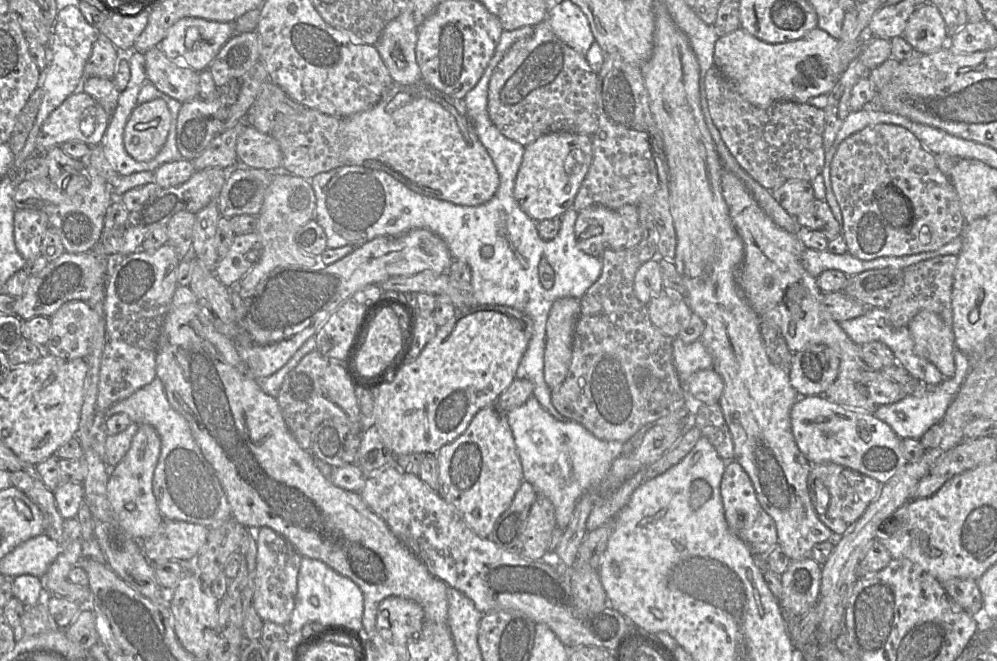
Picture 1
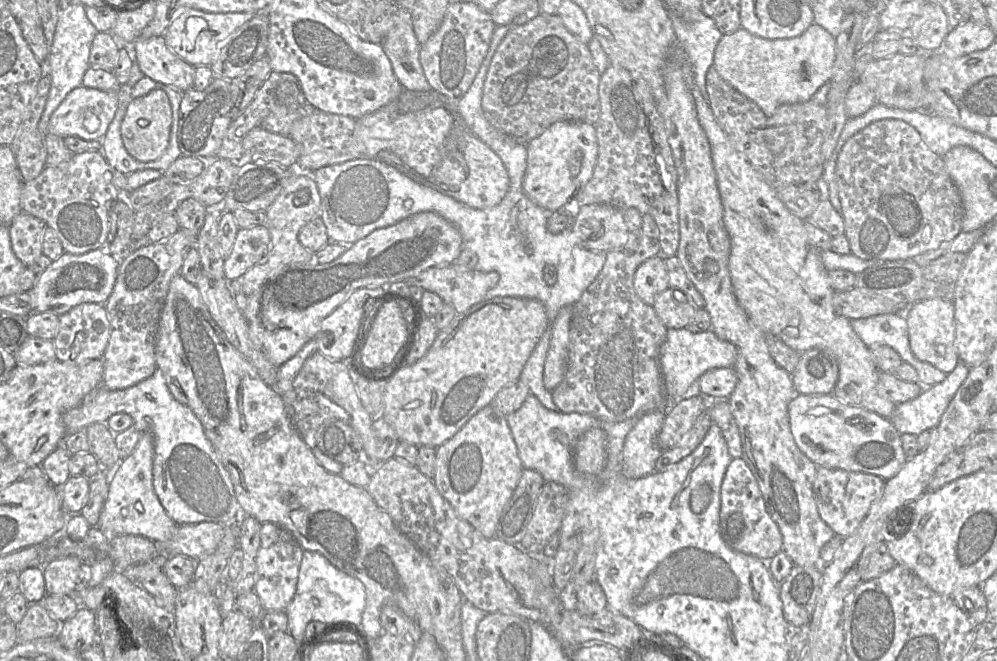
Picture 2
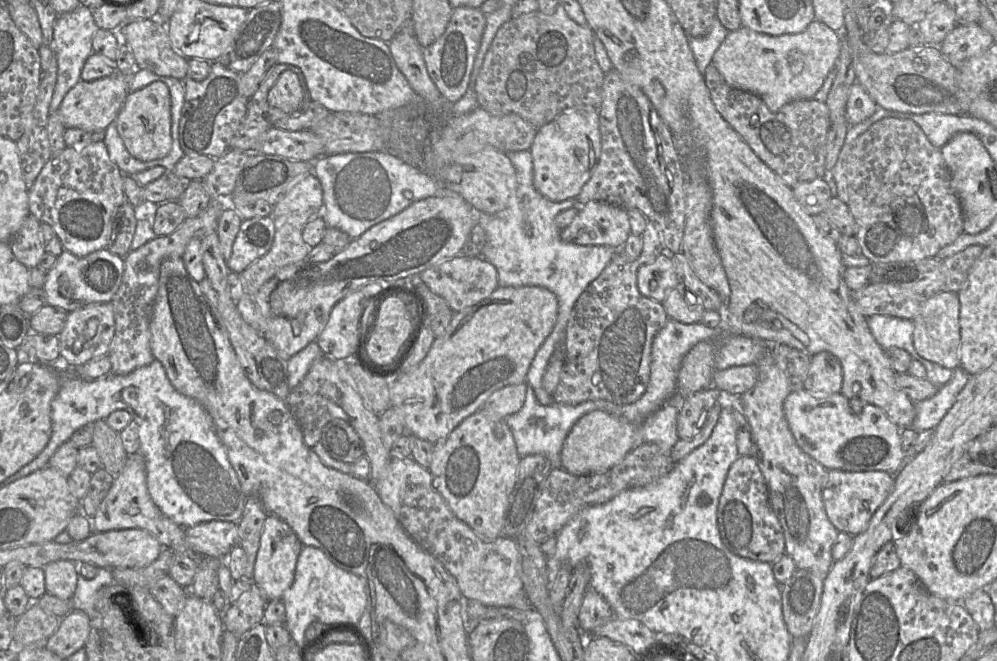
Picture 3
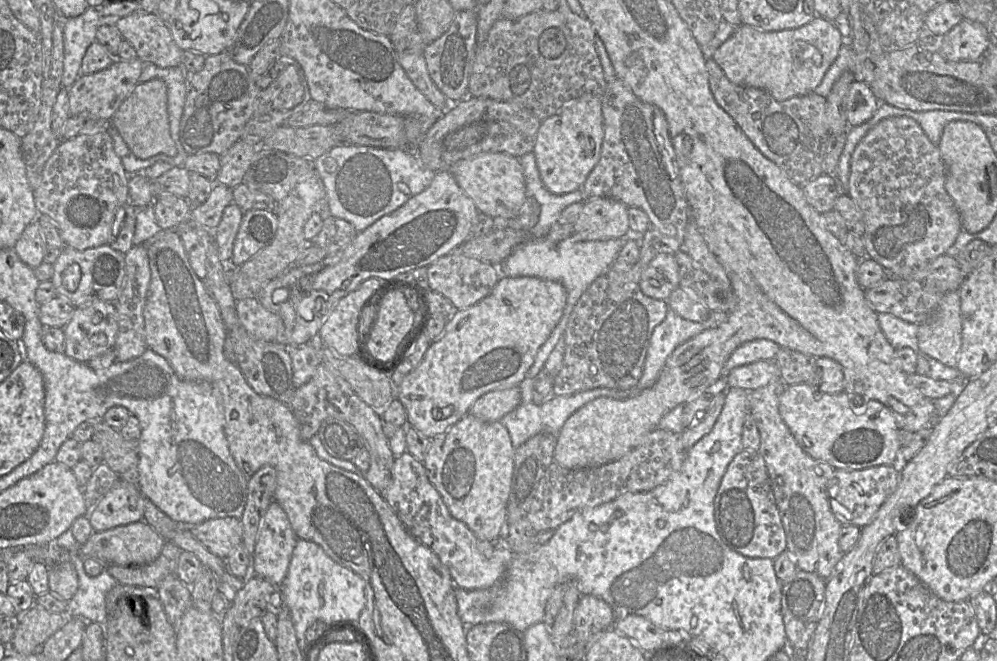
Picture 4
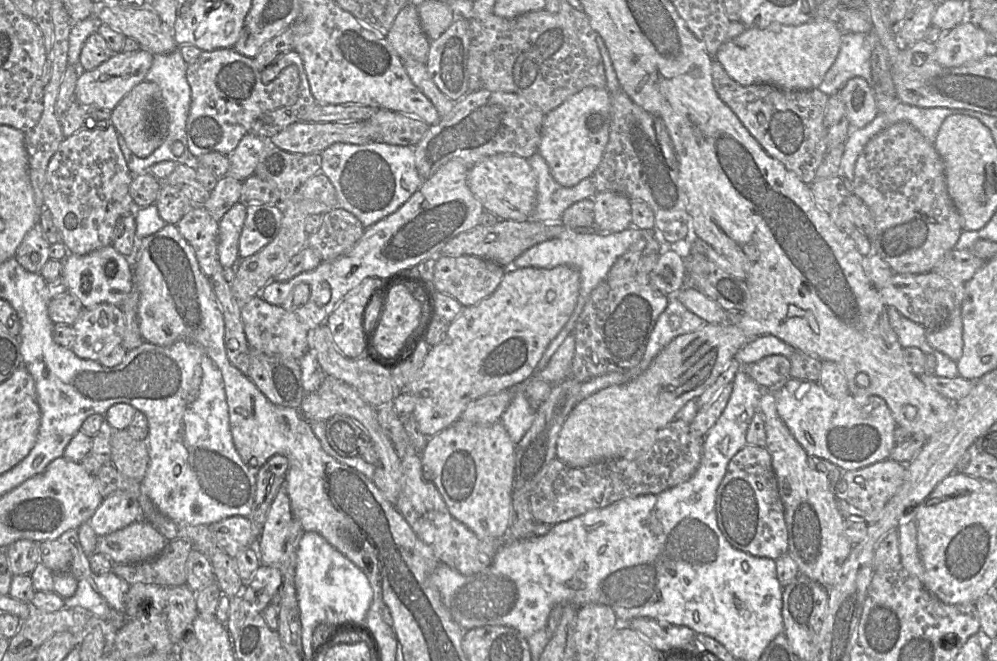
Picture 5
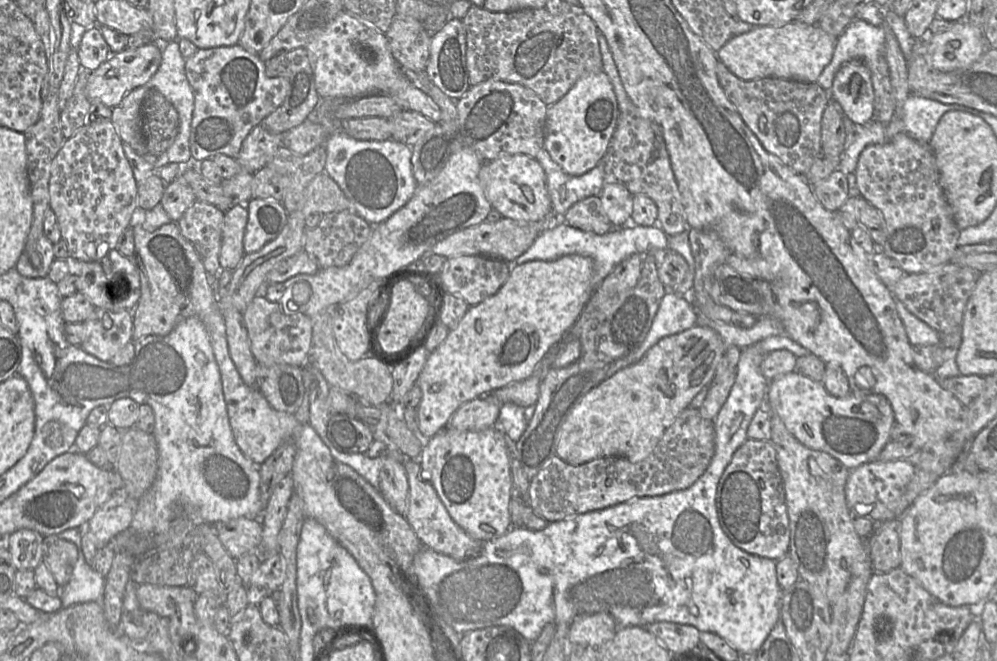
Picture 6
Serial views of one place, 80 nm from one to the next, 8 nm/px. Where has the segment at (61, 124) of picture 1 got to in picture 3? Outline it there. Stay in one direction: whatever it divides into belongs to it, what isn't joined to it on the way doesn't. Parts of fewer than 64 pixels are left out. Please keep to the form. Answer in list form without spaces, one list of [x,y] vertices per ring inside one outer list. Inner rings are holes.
[[[116,73],[92,81],[80,80],[65,95],[58,113],[65,128],[79,128],[86,132],[105,131],[115,121],[129,94],[129,79],[132,74]]]

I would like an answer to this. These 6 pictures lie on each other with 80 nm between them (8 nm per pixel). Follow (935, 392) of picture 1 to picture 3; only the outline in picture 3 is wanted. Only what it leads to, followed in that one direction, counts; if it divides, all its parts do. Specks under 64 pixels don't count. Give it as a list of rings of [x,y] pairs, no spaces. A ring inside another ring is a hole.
[[[961,367],[954,370],[950,381],[940,386],[932,397],[915,403],[916,415],[911,428],[917,433],[934,430],[967,384],[970,375]]]

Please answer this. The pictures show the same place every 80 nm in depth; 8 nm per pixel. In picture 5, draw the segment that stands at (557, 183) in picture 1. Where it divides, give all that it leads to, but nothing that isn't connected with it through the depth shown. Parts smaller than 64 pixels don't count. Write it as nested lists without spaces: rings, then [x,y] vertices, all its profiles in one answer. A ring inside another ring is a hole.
[[[586,87],[545,115],[538,152],[557,183],[572,187],[593,175],[607,145],[610,124],[610,93],[606,88]]]

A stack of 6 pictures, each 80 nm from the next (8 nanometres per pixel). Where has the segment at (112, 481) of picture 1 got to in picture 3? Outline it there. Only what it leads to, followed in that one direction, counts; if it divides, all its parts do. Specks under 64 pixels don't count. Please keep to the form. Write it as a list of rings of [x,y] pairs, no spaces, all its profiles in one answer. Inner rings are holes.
[[[138,452],[128,455],[124,468],[115,476],[106,497],[90,519],[94,532],[131,528],[144,529],[151,533],[164,548],[175,553],[195,555],[186,543],[185,528],[165,516],[151,499],[147,489],[145,459]]]

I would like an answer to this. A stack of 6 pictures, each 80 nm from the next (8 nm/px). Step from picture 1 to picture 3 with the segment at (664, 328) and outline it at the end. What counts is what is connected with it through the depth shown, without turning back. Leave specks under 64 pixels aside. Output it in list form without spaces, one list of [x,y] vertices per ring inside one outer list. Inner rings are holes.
[[[679,284],[667,293],[662,305],[668,315],[668,319],[684,324],[699,323],[705,312],[698,299],[683,285]],[[686,294],[692,297],[694,302],[689,303],[686,300]]]

